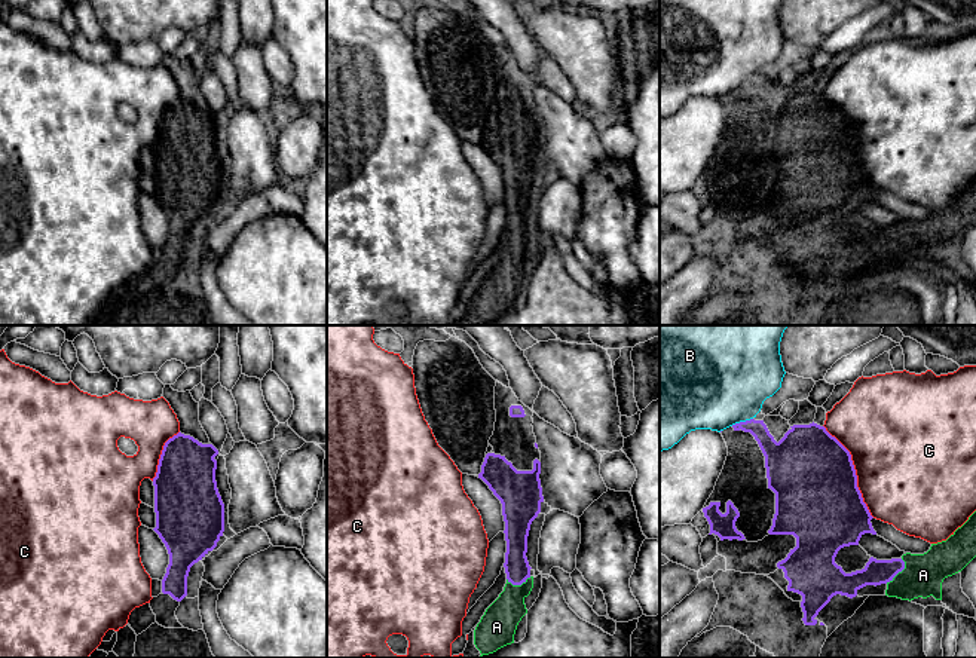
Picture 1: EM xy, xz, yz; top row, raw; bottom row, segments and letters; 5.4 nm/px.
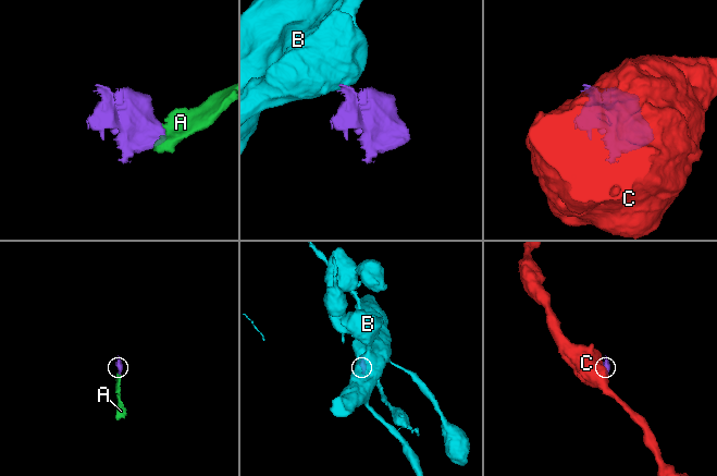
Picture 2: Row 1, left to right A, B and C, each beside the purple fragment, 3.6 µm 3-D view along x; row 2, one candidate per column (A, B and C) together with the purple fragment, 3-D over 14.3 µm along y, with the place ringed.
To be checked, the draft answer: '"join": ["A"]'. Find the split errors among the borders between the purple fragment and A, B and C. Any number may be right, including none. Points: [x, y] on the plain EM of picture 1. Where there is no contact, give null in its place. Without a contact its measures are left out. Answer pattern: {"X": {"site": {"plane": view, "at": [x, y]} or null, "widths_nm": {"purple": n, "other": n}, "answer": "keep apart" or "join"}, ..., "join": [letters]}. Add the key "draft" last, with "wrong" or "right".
{"A": {"site": {"plane": "yz", "at": [899, 238]}, "widths_nm": {"purple": 140, "other": 220}, "answer": "join"}, "B": {"site": {"plane": "yz", "at": [742, 89]}, "widths_nm": {"purple": 130, "other": 480}, "answer": "keep apart"}, "C": {"site": {"plane": "yz", "at": [854, 138]}, "widths_nm": {"purple": 460, "other": 500}, "answer": "keep apart"}, "join": ["A"], "draft": "right"}

